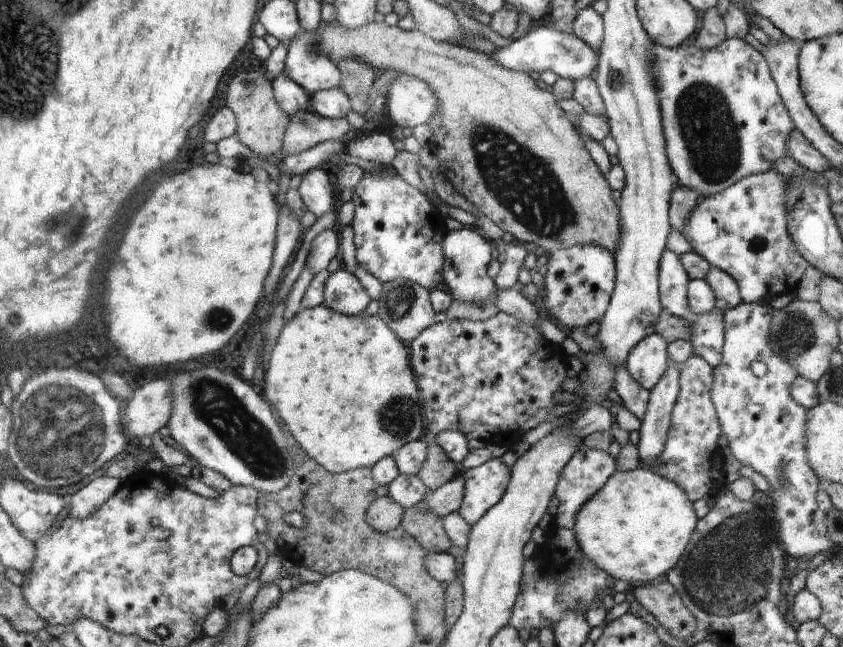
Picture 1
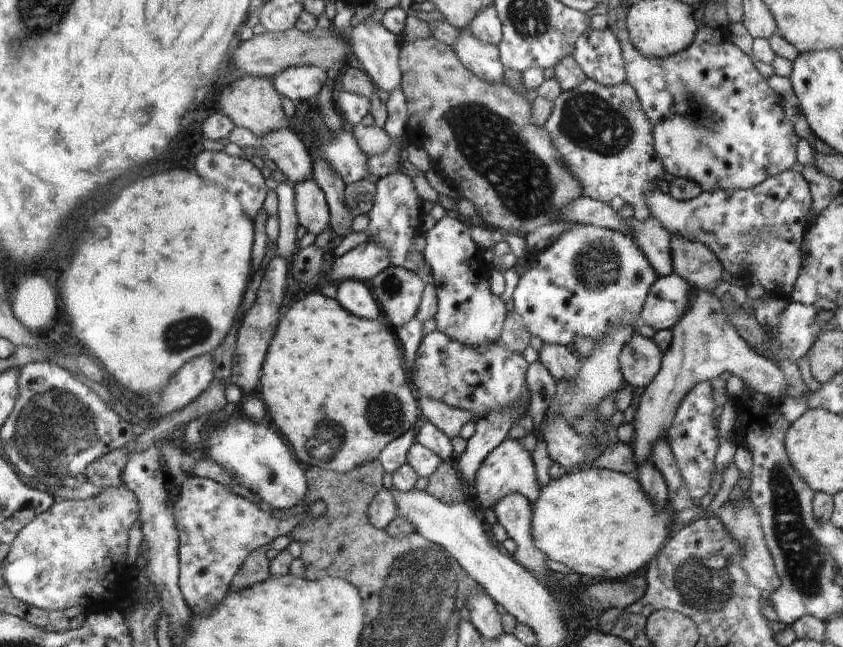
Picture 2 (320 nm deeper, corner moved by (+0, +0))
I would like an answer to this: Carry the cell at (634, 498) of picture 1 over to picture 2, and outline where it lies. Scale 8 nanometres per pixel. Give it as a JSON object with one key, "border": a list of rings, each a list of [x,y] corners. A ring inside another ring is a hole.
{"border":[[[598,467],[570,471],[561,478],[550,479],[542,487],[538,499],[530,504],[530,528],[534,546],[548,559],[566,564],[574,573],[599,580],[620,580],[641,573],[642,566],[646,566],[664,546],[668,524],[673,520],[673,514],[668,510],[662,511],[662,514],[654,512],[649,495],[635,475]]]}

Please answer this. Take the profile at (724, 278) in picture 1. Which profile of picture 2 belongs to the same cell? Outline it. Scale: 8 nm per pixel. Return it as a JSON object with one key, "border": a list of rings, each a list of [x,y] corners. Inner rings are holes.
{"border":[[[671,235],[671,255],[673,260],[673,272],[683,277],[694,289],[712,291],[716,280],[721,278],[723,266],[705,244],[687,238]]]}

